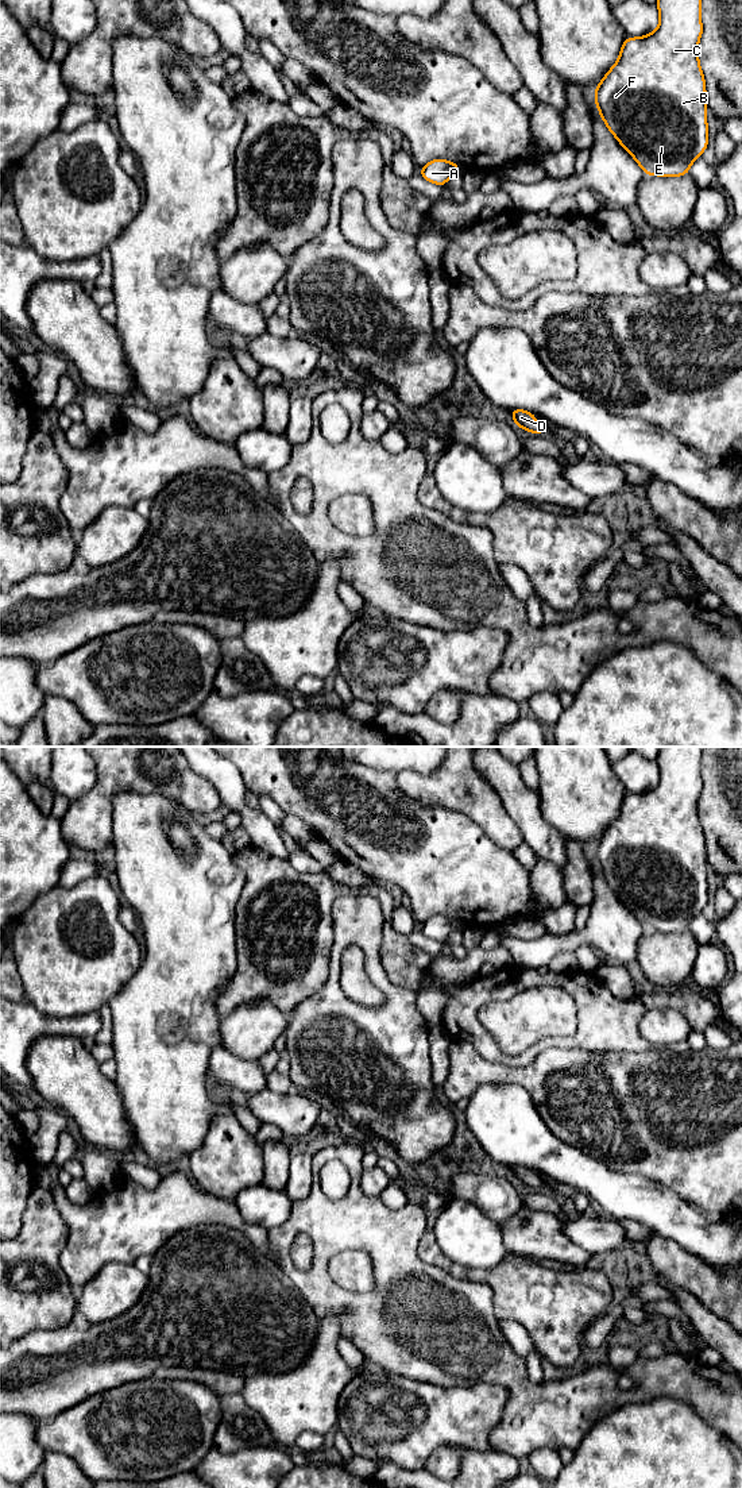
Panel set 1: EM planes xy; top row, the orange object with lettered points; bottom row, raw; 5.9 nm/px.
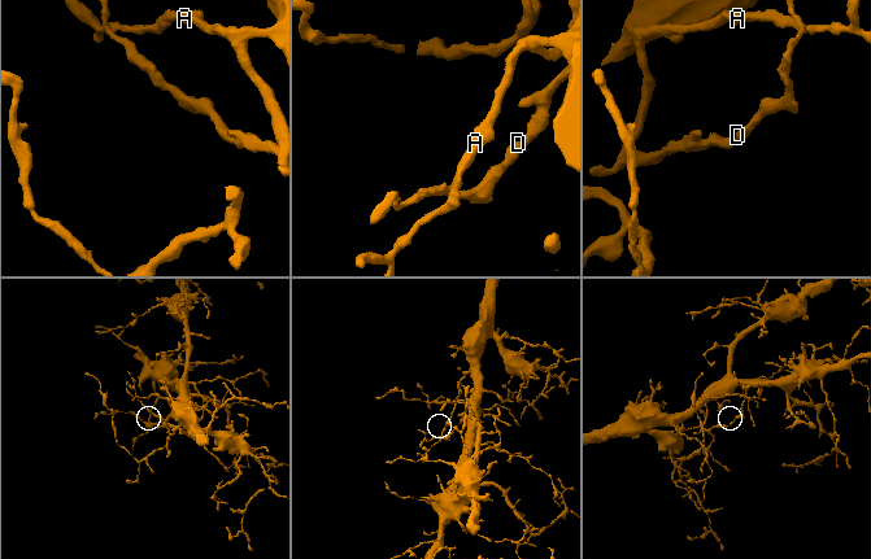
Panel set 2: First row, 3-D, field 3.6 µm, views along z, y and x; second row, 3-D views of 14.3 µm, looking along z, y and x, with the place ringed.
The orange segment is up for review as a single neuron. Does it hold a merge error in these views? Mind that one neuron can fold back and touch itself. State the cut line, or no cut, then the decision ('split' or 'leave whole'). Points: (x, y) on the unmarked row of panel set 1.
no cut; leave whole

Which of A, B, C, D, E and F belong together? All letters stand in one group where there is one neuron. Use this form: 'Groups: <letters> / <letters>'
Groups: A B C D E F

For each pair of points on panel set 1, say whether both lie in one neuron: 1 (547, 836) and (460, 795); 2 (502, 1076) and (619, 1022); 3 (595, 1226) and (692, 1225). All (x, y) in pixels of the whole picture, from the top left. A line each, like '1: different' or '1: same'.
1: different
2: different
3: different

